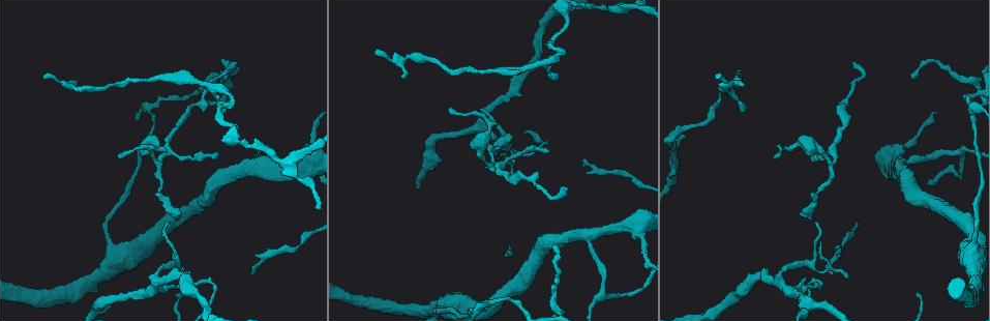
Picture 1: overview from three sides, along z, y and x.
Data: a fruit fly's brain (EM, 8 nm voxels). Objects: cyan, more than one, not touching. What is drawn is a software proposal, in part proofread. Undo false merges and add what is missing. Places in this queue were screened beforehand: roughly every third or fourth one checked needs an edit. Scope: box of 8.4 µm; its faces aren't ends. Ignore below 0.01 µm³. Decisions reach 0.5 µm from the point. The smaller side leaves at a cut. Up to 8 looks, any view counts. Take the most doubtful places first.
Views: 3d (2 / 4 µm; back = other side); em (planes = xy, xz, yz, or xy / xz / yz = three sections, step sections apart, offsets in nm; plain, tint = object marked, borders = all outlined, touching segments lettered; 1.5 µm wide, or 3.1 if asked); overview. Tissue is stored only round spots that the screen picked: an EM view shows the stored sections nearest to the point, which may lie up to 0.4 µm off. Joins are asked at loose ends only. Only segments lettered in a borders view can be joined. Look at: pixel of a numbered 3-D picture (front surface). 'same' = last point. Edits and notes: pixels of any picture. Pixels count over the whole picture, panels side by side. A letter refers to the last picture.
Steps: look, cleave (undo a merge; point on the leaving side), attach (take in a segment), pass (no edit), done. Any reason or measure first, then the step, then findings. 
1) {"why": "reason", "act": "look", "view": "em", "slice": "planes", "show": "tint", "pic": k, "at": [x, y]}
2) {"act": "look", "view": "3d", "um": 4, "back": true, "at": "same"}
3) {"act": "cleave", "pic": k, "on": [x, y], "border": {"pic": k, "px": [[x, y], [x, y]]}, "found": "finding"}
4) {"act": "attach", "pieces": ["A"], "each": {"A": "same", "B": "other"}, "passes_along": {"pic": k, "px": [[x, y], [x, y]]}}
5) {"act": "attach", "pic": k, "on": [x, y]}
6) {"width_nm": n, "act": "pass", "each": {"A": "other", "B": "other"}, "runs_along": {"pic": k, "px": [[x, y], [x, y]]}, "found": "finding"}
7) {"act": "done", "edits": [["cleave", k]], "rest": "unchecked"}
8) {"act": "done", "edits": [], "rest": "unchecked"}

{"why": "branch stops here", "act": "look", "view": "em", "slice": "yz", "step": 4, "show": "borders", "pic": 1, "at": [218, 155]}

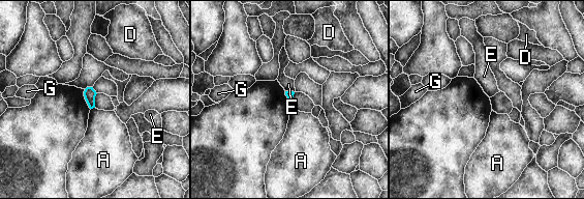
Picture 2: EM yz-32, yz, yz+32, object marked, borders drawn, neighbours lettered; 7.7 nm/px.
{"act": "pass", "each": {"A": "other", "D": "other", "E": "other", "G": "other"}, "found": "none of them fits"}

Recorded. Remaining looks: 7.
{"why": "sharp bend", "act": "look", "view": "3d", "um": 4, "pic": 1, "at": [152, 108]}

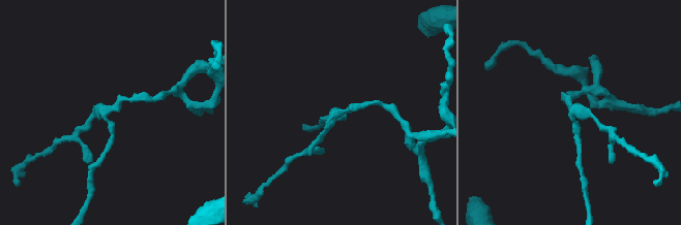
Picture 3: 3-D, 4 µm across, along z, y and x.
{"why": "now the EM", "act": "look", "view": "em", "slice": "xz", "step": 4, "show": "tint", "pic": 3, "at": [340, 111]}

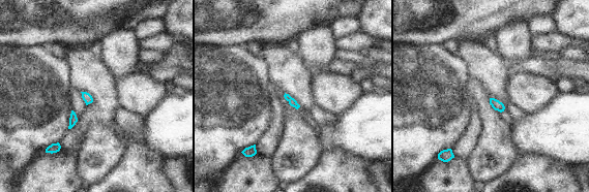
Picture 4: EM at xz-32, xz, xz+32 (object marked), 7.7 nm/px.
{"why": "another direction", "act": "look", "view": "em", "slice": "planes", "show": "borders", "at": "same"}

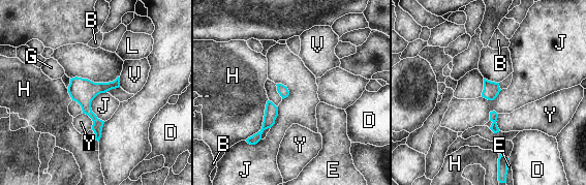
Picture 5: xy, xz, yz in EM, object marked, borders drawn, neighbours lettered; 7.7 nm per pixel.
{"width_nm": 80, "act": "pass", "each": {"B": "other", "D": "other", "E": "other", "G": "other", "H": "other", "J": "other", "L": "other", "V": "other", "Y": "other"}, "border": {"pic": 5, "px": [[106, 91], [91, 102], [104, 121]]}, "found": "all the same cell"}

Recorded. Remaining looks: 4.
{"why": "side arm on a straight run", "act": "look", "view": "em", "slice": "xy", "step": 8, "show": "tint", "pic": 1, "at": [257, 162]}

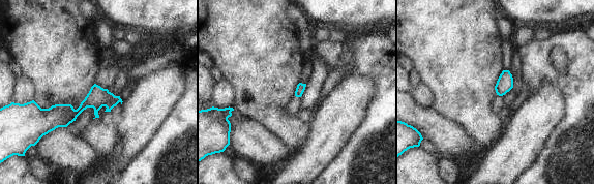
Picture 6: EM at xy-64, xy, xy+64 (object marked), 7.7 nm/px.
{"act": "look", "view": "em", "slice": "planes", "show": "borders", "at": "same"}

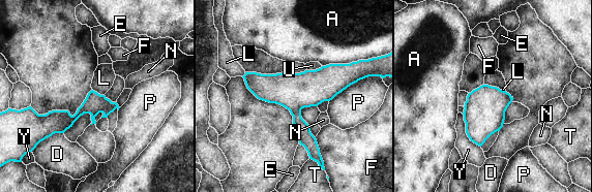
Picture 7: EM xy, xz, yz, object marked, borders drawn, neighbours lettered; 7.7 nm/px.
{"longest_contact_nm": ["P", 320], "act": "pass", "each": {"A": "other", "D": "other", "E": "other", "F": "other", "L": "other", "N": "other", "P": "other", "T": "other", "U": "other", "Y": "other"}, "border": {"pic": 7, "px": [[484, 84], [496, 86], [505, 91]]}, "found": "all the same cell"}

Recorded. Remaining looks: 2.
{"act": "done", "edits": [], "rest": "unchecked"}

